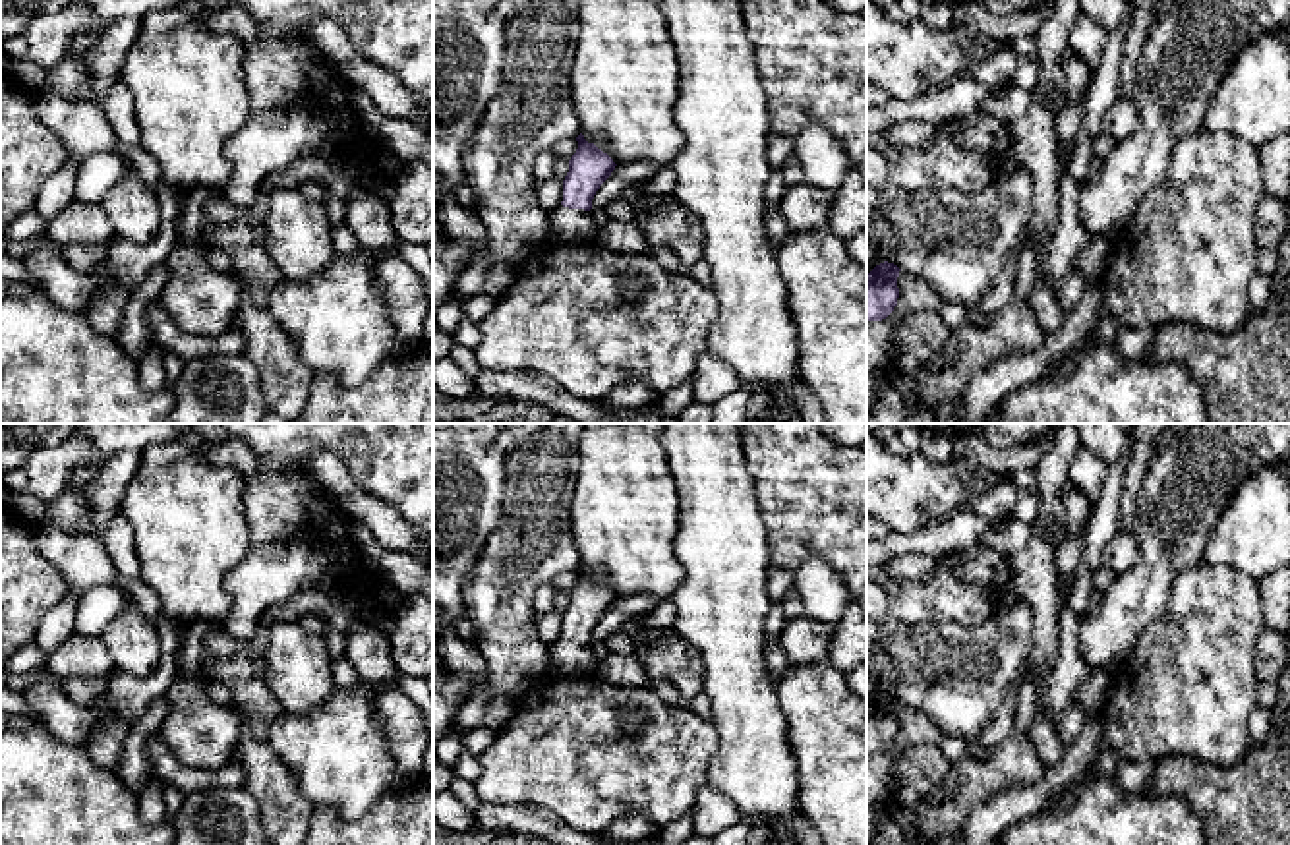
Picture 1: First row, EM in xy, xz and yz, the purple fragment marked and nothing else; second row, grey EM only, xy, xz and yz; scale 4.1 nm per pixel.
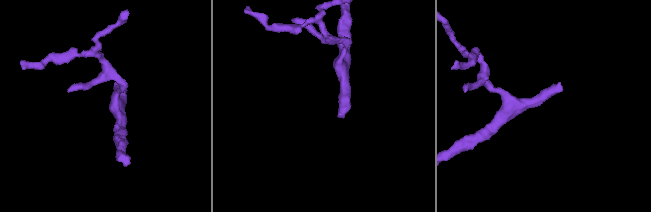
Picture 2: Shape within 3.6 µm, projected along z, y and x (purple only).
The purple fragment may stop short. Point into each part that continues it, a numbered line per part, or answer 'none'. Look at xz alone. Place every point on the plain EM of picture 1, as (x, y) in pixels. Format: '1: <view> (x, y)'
1: xz (567, 658)

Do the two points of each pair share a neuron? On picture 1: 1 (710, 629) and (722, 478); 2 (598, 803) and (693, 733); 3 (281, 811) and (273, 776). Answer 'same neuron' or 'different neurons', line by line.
1: same neuron
2: same neuron
3: same neuron

